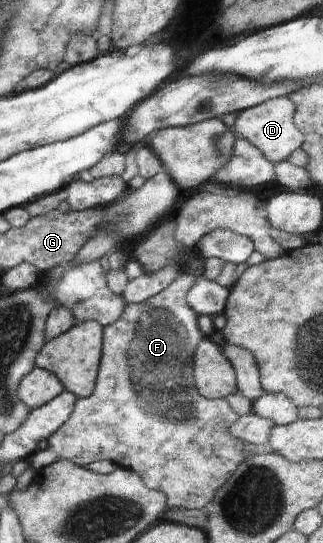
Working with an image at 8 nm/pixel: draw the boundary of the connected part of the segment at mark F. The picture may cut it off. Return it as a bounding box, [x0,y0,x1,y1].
[29,273,253,509]

